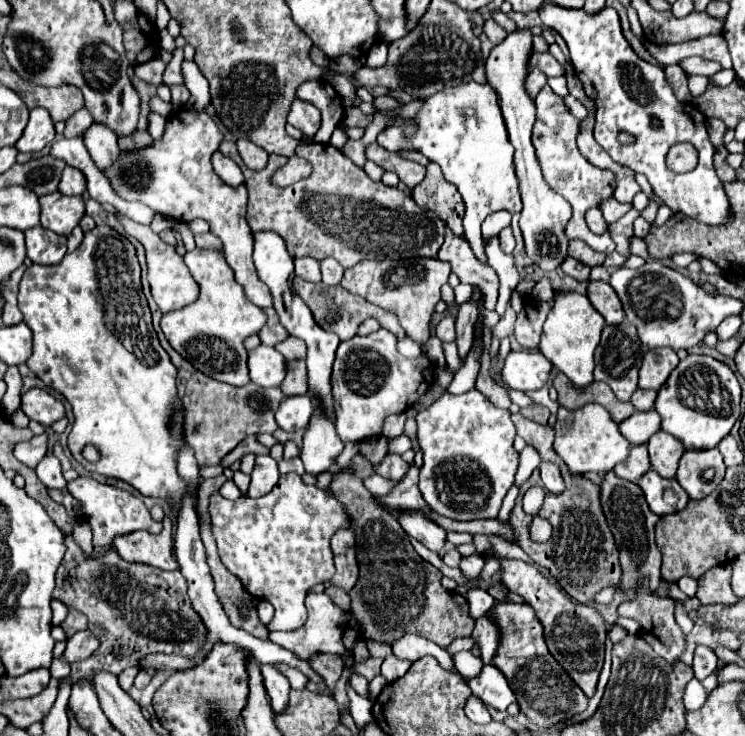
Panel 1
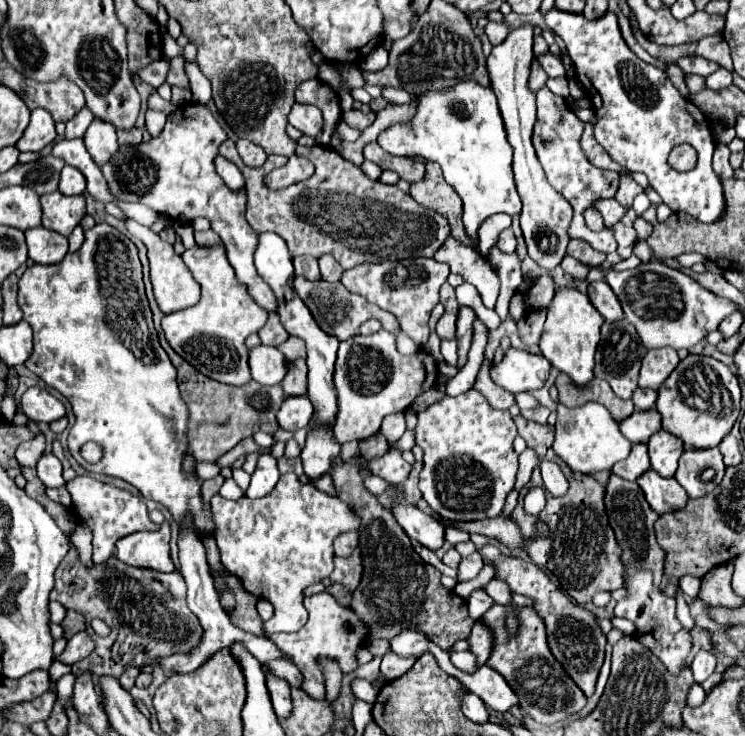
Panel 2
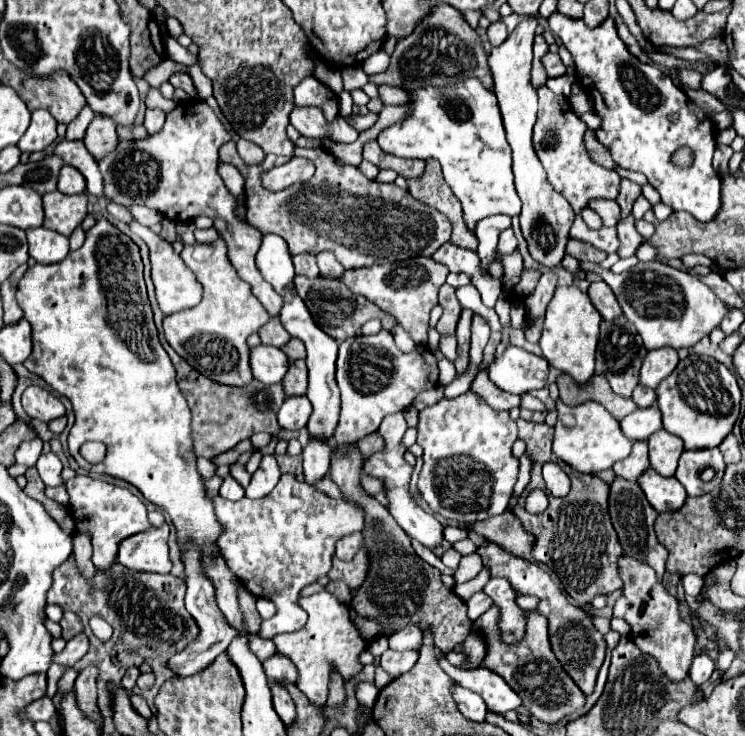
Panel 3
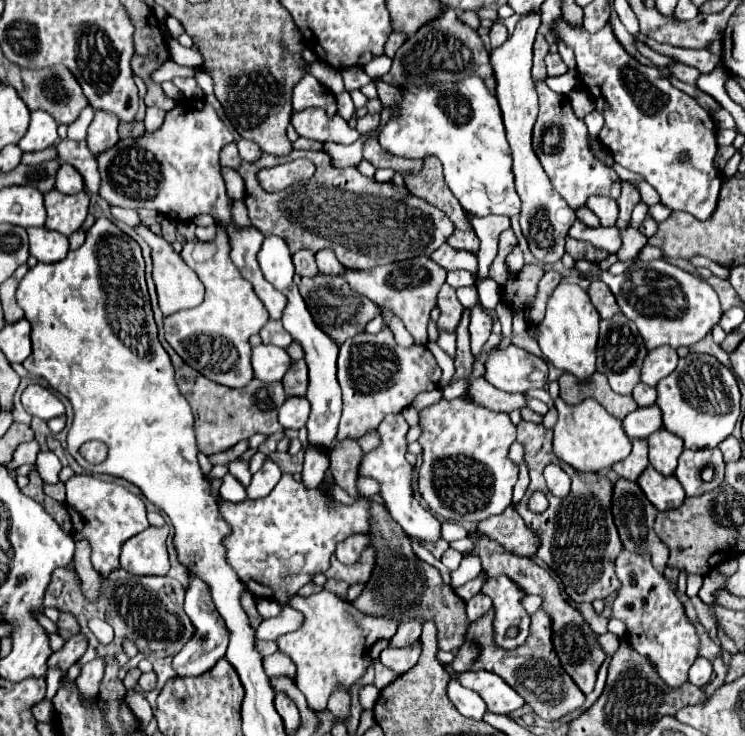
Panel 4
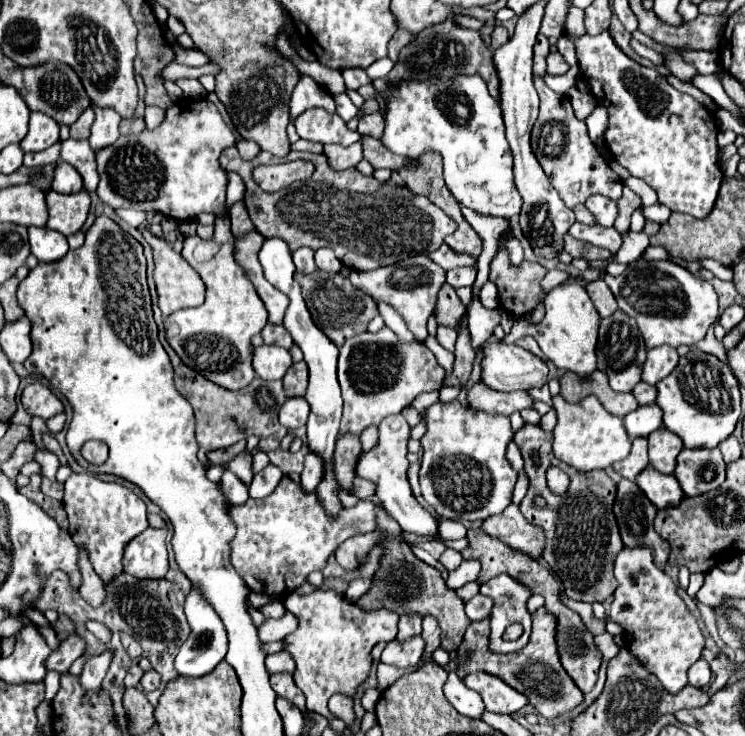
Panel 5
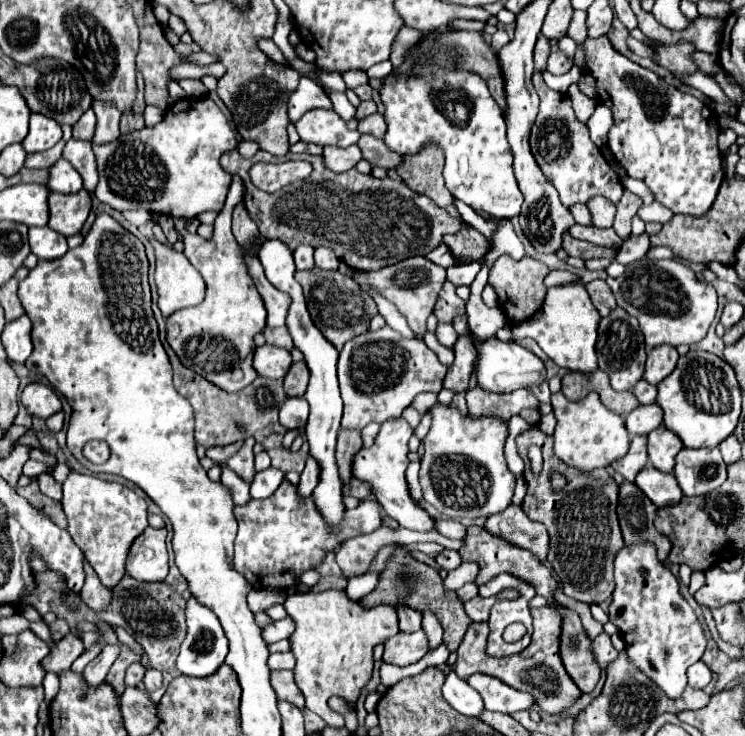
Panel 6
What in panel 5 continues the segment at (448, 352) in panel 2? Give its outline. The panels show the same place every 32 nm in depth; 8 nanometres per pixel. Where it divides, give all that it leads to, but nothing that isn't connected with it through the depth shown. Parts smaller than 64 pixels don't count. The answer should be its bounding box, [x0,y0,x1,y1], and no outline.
[436,326,458,350]

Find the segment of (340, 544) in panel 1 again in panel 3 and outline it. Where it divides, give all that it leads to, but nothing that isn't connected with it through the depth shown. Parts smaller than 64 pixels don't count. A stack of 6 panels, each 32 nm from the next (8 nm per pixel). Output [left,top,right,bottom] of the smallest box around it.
[336,532,364,562]

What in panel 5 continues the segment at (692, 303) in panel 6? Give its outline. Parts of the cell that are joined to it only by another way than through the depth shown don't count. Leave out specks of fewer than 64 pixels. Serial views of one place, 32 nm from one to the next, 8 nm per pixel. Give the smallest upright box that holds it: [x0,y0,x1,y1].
[604,260,718,348]

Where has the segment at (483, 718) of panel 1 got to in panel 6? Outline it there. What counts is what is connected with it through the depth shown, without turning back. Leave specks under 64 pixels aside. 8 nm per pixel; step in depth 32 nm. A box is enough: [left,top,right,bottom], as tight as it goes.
[442,670,484,716]

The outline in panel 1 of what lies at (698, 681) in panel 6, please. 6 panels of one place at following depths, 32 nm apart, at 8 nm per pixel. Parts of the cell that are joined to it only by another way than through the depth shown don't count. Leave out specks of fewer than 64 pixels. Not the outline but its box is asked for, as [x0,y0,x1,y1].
[692,646,716,680]

